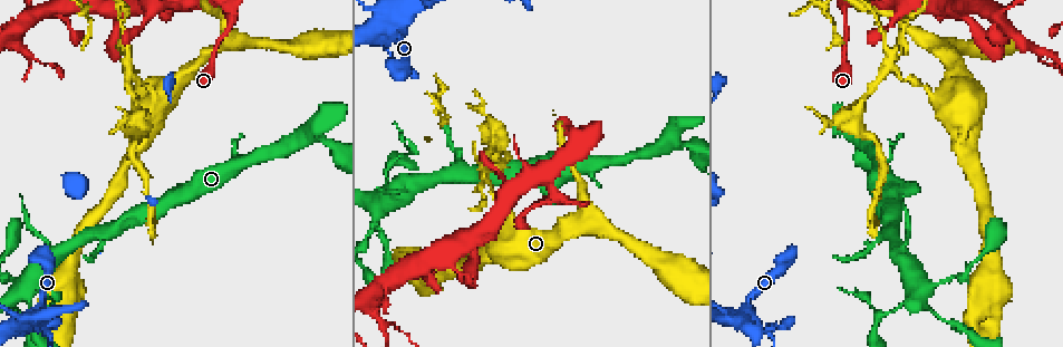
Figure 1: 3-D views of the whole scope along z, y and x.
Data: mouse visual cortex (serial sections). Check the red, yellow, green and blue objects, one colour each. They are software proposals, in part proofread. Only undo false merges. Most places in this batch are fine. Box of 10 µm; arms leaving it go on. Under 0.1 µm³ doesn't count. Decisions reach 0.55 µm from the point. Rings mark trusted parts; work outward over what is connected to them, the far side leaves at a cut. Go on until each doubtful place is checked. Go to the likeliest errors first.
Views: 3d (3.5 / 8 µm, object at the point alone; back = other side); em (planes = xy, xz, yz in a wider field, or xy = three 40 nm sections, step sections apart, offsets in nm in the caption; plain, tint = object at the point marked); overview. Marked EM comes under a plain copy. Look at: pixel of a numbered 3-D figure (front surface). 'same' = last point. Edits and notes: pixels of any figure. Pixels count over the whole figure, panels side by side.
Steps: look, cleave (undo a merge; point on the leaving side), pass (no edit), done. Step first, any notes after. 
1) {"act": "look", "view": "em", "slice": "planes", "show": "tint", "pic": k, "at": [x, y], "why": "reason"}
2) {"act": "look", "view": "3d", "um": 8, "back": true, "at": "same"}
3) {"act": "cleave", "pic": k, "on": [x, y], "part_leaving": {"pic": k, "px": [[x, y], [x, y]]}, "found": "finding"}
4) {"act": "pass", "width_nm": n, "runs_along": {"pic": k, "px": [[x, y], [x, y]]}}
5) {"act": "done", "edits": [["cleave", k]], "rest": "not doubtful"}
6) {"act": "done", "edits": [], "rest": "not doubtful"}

{"act": "look", "view": "3d", "um": 3.5, "pic": 1, "at": [891, 70], "why": "abrupt turn"}

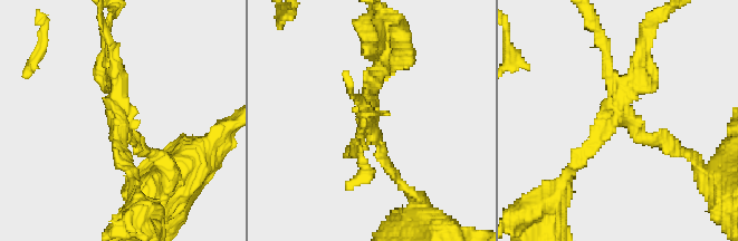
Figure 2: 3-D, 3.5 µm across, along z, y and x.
{"act": "look", "view": "em", "slice": "xy", "step": 1, "show": "tint", "pic": 2, "at": [370, 121], "arms": 4, "arm_widths_nm": [150, 200, 200, 200]}

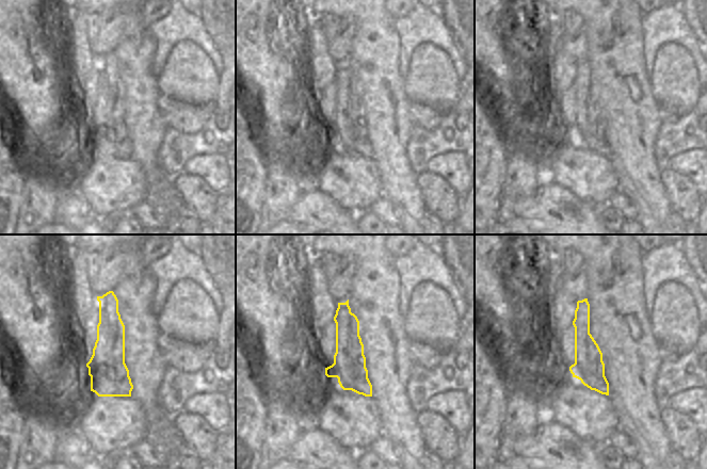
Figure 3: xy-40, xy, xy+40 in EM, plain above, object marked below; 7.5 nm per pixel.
{"act": "pass", "width_nm": 260, "runs_along": {"pic": 3, "px": [[109, 294], [110, 375], [128, 393]]}, "found": "continuous, no second cell"}

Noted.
{"act": "look", "view": "3d", "um": 3.5, "back": true, "pic": 1, "at": [28, 52], "why": "side arm on a straight run"}

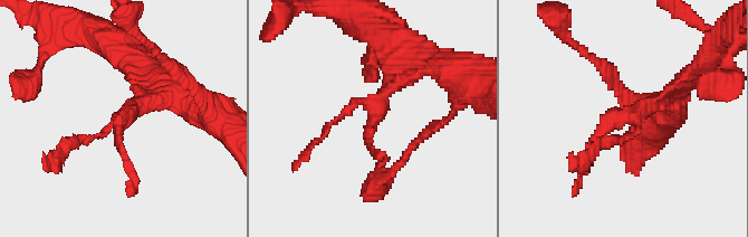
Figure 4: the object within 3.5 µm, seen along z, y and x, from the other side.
{"act": "pass", "arms": 3, "arm_widths_nm": [100, 150, 250], "runs_along": {"pic": 4, "px": [[680, 83], [612, 121], [583, 158]]}, "found": "one cell here"}

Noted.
{"act": "look", "view": "3d", "um": 3.5, "pic": 1, "at": [137, 121], "why": "arms part here"}

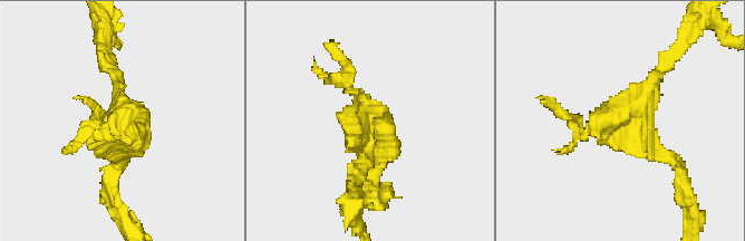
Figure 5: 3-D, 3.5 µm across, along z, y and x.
{"act": "look", "view": "em", "slice": "xy", "step": 5, "show": "tint", "pic": 5, "at": [124, 129], "why": "shape alone is not enough"}

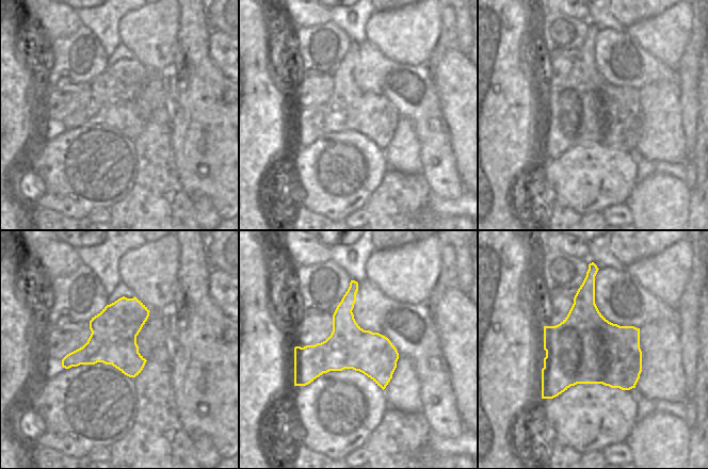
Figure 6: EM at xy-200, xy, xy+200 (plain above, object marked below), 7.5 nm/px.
{"act": "pass", "width_nm": 340, "runs_along": {"pic": 6, "px": [[354, 284], [343, 336], [296, 383]]}, "found": "all the same cell"}

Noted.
{"act": "done", "edits": [], "rest": "not doubtful"}

